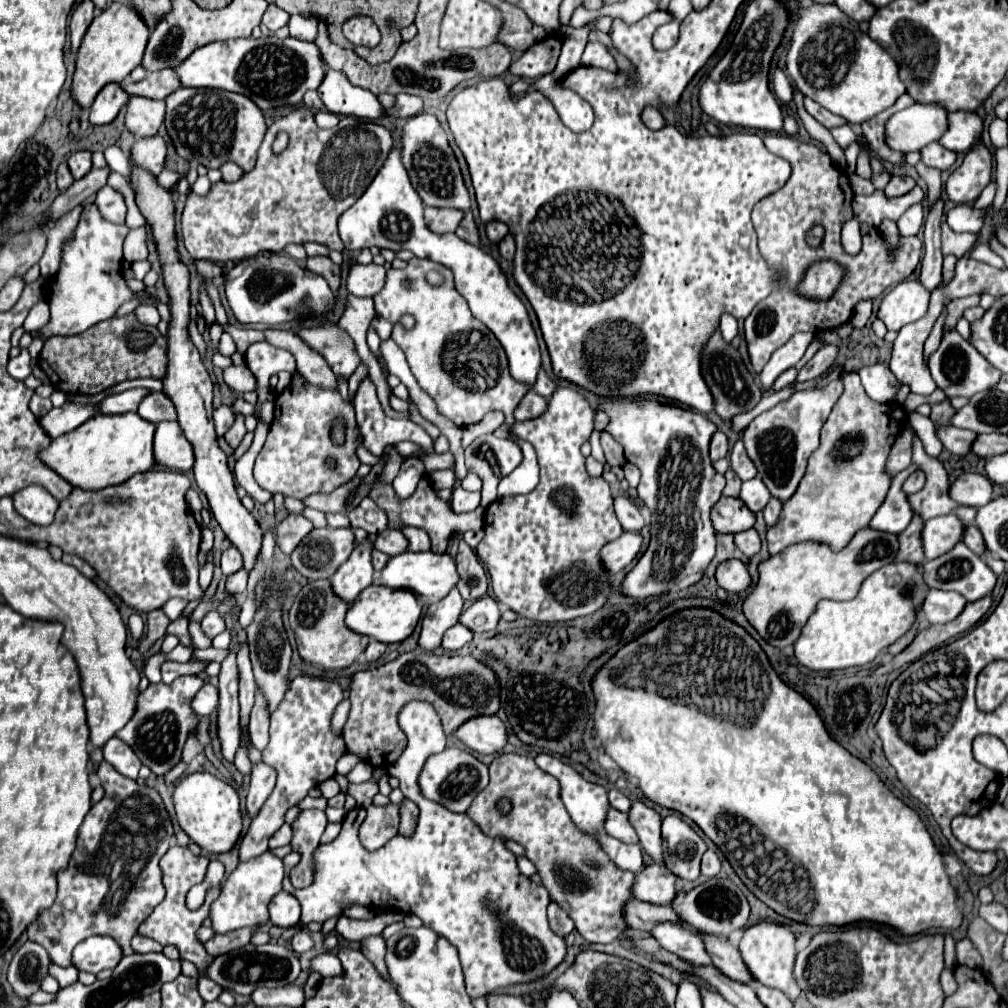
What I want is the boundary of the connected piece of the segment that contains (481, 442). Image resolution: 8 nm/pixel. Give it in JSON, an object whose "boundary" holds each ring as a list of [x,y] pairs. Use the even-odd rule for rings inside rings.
{"boundary":[[[479,436],[465,448],[465,466],[483,480],[481,506],[487,508],[497,498],[499,478],[511,474],[523,460],[521,448],[511,440]]]}

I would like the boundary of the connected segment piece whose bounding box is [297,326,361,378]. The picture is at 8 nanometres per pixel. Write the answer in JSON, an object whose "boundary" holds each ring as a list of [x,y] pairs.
{"boundary":[[[339,326],[299,328],[297,334],[309,348],[319,352],[327,360],[335,376],[349,378],[361,364],[361,358],[355,350],[353,340]]]}

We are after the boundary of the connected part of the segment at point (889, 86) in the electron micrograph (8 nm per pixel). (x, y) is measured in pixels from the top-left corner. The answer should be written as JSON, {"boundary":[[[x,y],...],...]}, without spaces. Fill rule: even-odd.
{"boundary":[[[813,4],[809,8],[801,8],[801,12],[795,16],[793,32],[795,34],[787,54],[787,74],[807,98],[813,98],[829,112],[843,116],[849,124],[863,124],[871,120],[885,108],[893,106],[901,94],[905,94],[905,84],[899,80],[895,60],[891,60],[891,56],[875,40],[861,32],[859,24],[835,4]]]}

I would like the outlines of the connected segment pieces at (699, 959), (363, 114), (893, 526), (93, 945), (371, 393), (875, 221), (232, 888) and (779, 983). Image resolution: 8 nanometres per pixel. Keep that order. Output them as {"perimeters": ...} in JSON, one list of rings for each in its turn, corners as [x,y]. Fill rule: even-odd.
{"perimeters":[[[[663,922],[651,928],[651,936],[669,952],[691,964],[711,964],[703,938],[679,922]]],[[[327,70],[327,76],[319,86],[319,96],[325,108],[339,116],[357,116],[369,120],[379,120],[383,116],[383,106],[369,90],[349,84],[349,80],[335,70]]],[[[907,470],[899,472],[893,478],[893,484],[891,484],[891,490],[889,490],[885,502],[881,504],[881,508],[877,510],[877,514],[873,516],[873,520],[869,524],[871,528],[883,530],[883,532],[893,532],[893,534],[899,534],[907,528],[907,524],[911,522],[915,512],[911,512],[911,504],[907,504],[907,494],[901,490],[905,478],[907,478]]],[[[91,936],[75,946],[73,966],[91,974],[99,974],[105,968],[115,968],[121,960],[121,948],[109,936]]],[[[363,378],[359,388],[357,388],[357,394],[353,398],[353,408],[355,408],[355,414],[357,414],[357,424],[359,424],[359,430],[363,434],[363,446],[375,454],[375,456],[381,456],[385,446],[393,444],[393,442],[401,442],[401,440],[409,440],[413,444],[417,444],[425,454],[433,454],[433,440],[431,436],[421,428],[417,426],[415,422],[411,420],[393,420],[385,414],[385,410],[381,408],[381,402],[377,398],[377,392],[375,392],[375,384],[371,382],[371,378]]],[[[919,186],[897,198],[887,198],[883,190],[875,190],[871,196],[855,195],[852,210],[857,220],[863,220],[865,224],[877,228],[883,220],[899,220],[901,214],[909,208],[909,204],[921,202],[923,196],[925,194]]],[[[265,852],[263,856],[251,858],[249,862],[239,864],[233,874],[225,880],[221,886],[221,896],[211,904],[211,920],[213,928],[219,934],[245,928],[245,926],[255,926],[255,924],[265,924],[269,920],[267,904],[271,898],[281,890],[281,880],[283,880],[283,862],[281,858]]],[[[759,922],[745,928],[745,934],[739,942],[739,952],[751,970],[751,974],[765,986],[787,992],[793,986],[793,962],[795,962],[795,934],[785,924],[777,922]]]]}

